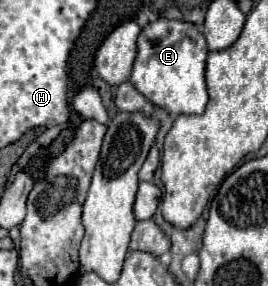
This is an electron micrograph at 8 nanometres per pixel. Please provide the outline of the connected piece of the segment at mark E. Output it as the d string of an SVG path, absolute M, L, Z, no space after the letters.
M160 18L142 28L136 42L136 60L130 82L146 100L170 114L202 114L208 102L204 68L208 46L200 26Z

